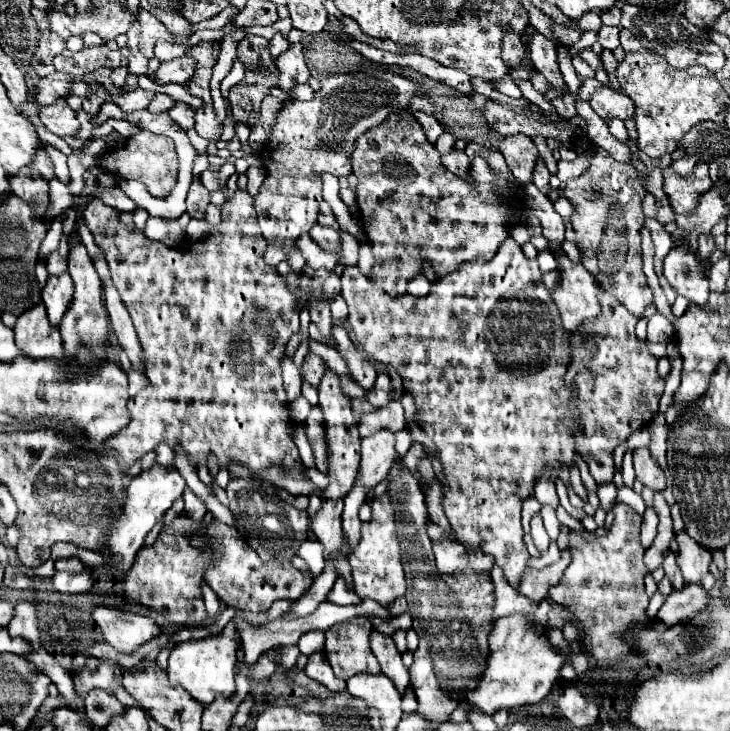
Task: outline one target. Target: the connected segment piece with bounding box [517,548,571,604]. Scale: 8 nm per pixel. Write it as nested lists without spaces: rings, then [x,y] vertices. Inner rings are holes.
[[[567,548],[567,550],[561,552],[559,562],[555,562],[551,566],[545,566],[541,570],[527,568],[523,572],[523,578],[521,578],[521,584],[519,584],[517,592],[525,594],[527,598],[531,598],[533,602],[539,604],[547,596],[549,586],[553,586],[553,584],[557,584],[561,580],[561,576],[563,576],[565,568],[569,566],[569,562],[571,562],[571,550]]]

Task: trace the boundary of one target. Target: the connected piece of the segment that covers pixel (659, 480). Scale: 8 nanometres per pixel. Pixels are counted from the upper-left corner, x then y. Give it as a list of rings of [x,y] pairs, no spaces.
[[[637,448],[633,450],[633,466],[637,478],[649,486],[653,492],[659,492],[665,488],[665,470],[653,460],[649,448]]]

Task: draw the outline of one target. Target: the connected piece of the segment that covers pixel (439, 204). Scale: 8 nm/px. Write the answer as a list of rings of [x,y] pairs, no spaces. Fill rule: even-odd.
[[[393,112],[385,124],[365,132],[355,142],[351,160],[353,172],[359,181],[356,198],[361,226],[373,244],[375,254],[375,266],[369,272],[369,278],[375,278],[381,288],[393,296],[403,292],[413,276],[421,274],[425,262],[429,262],[439,276],[445,276],[455,272],[463,262],[477,260],[477,256],[491,258],[501,242],[509,238],[509,210],[513,208],[513,196],[503,192],[497,194],[497,172],[487,164],[485,158],[477,156],[469,166],[469,180],[452,174],[443,166],[435,146],[427,142],[425,134],[421,132],[421,124],[413,120],[411,112]]]

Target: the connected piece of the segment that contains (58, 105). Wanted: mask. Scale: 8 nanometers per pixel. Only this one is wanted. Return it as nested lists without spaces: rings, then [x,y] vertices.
[[[61,98],[51,106],[43,106],[39,110],[39,118],[45,124],[45,128],[57,136],[73,136],[81,128],[75,112]]]

